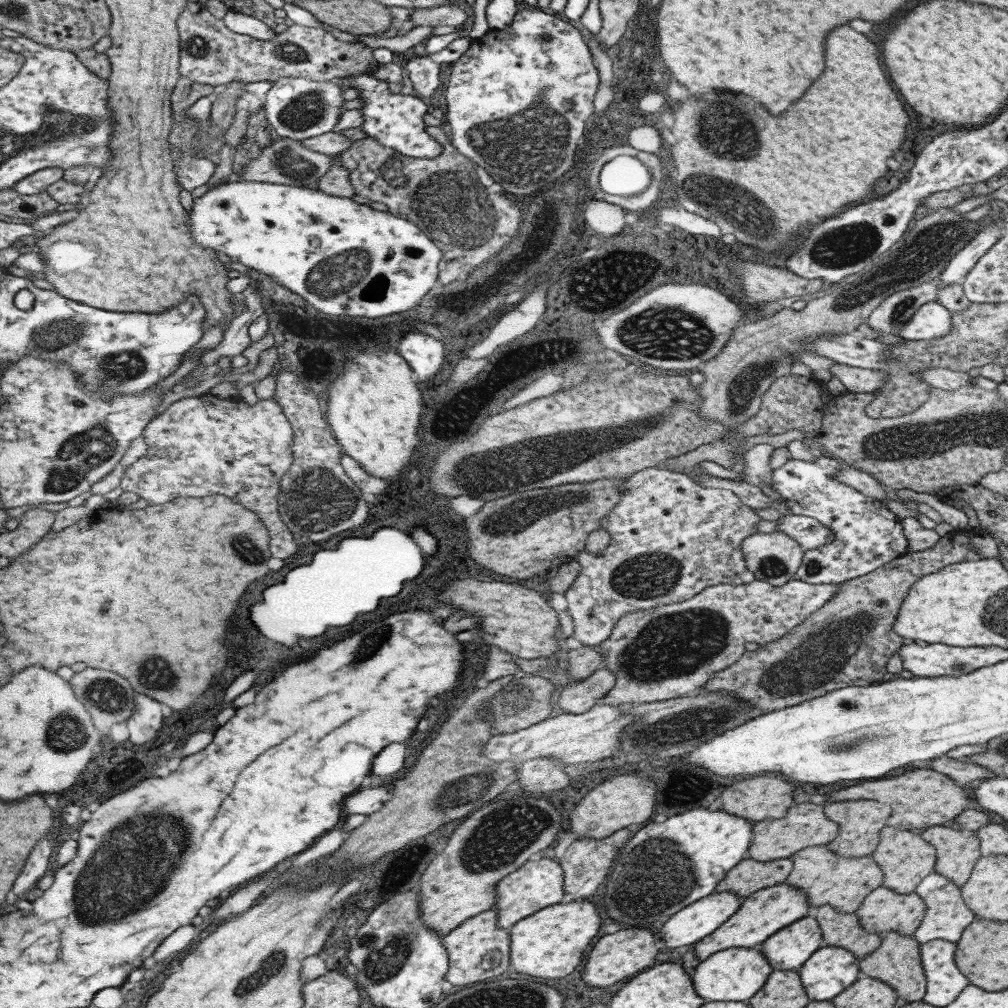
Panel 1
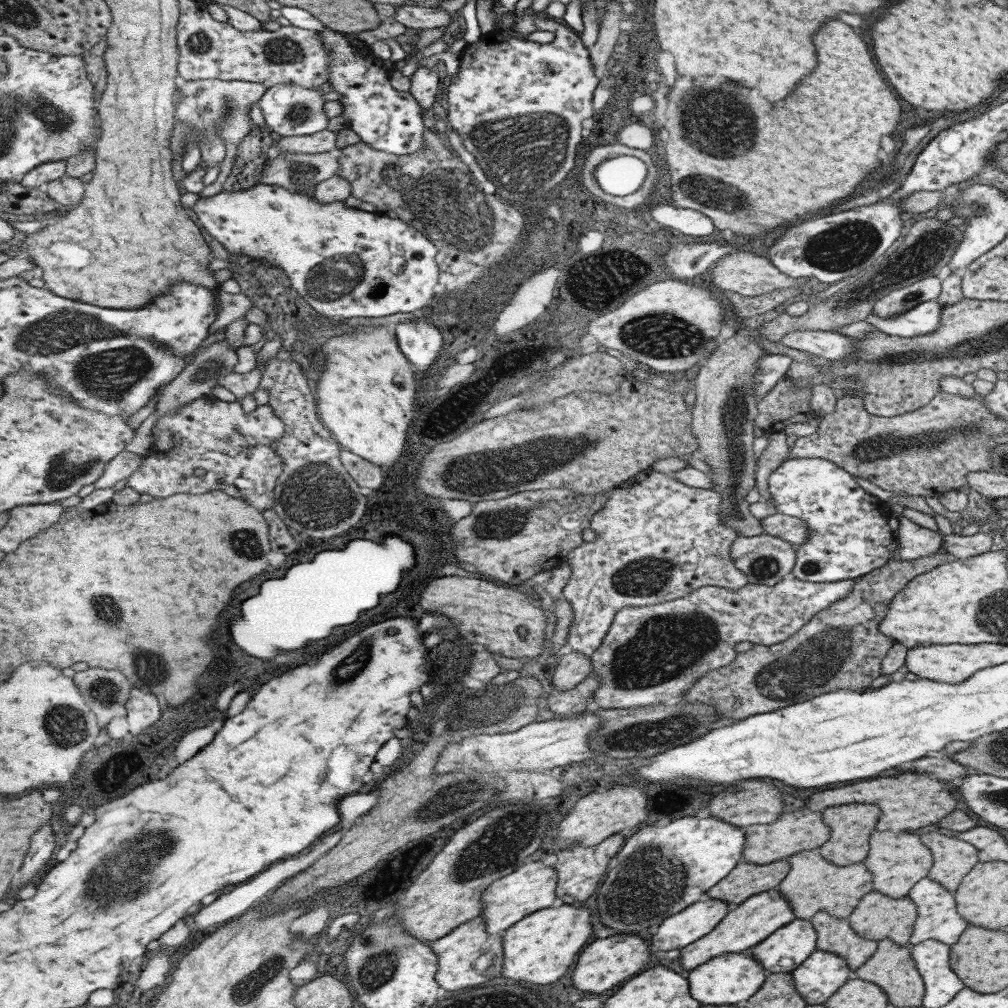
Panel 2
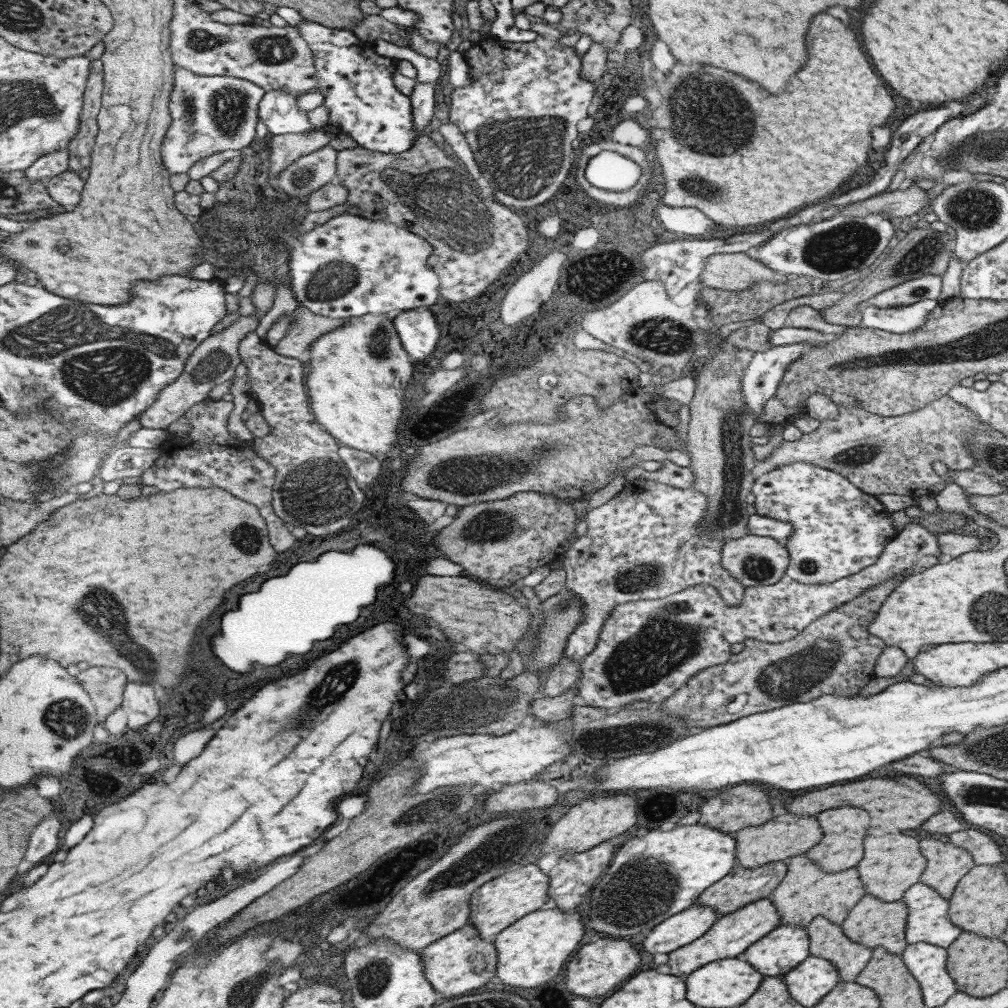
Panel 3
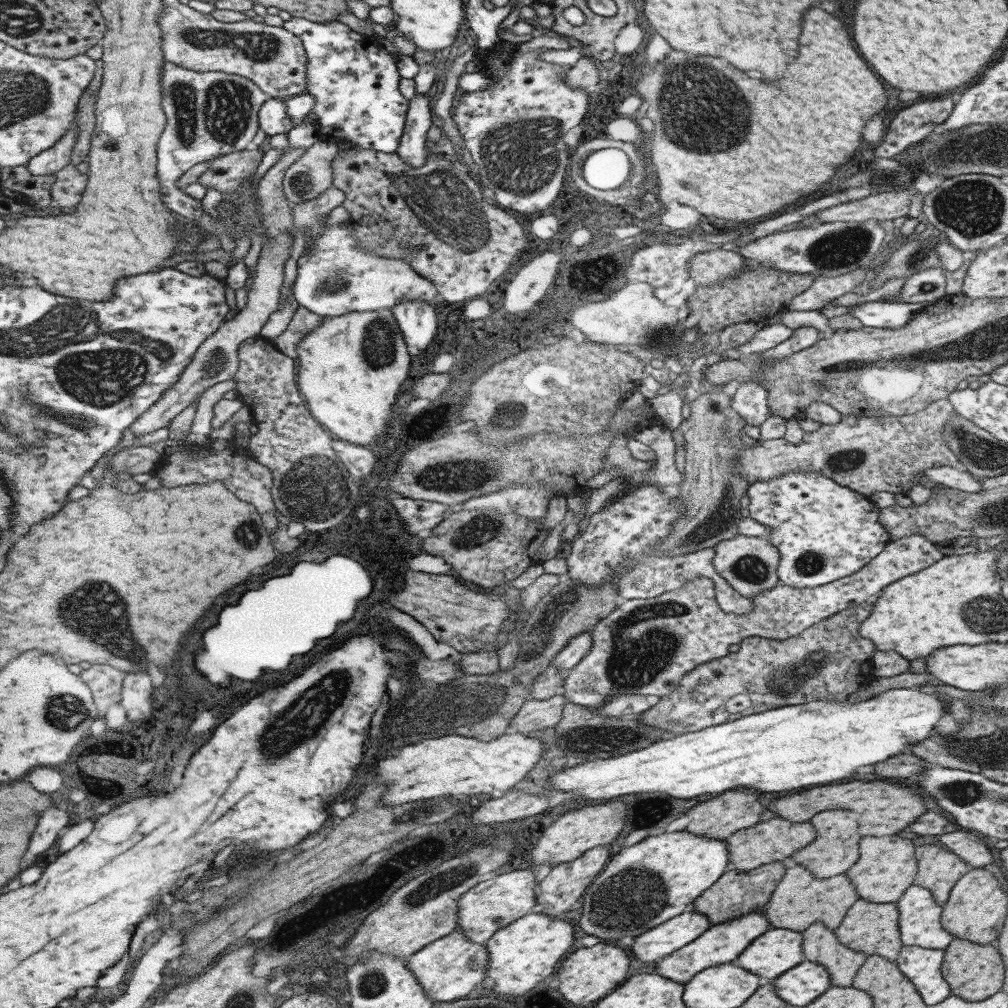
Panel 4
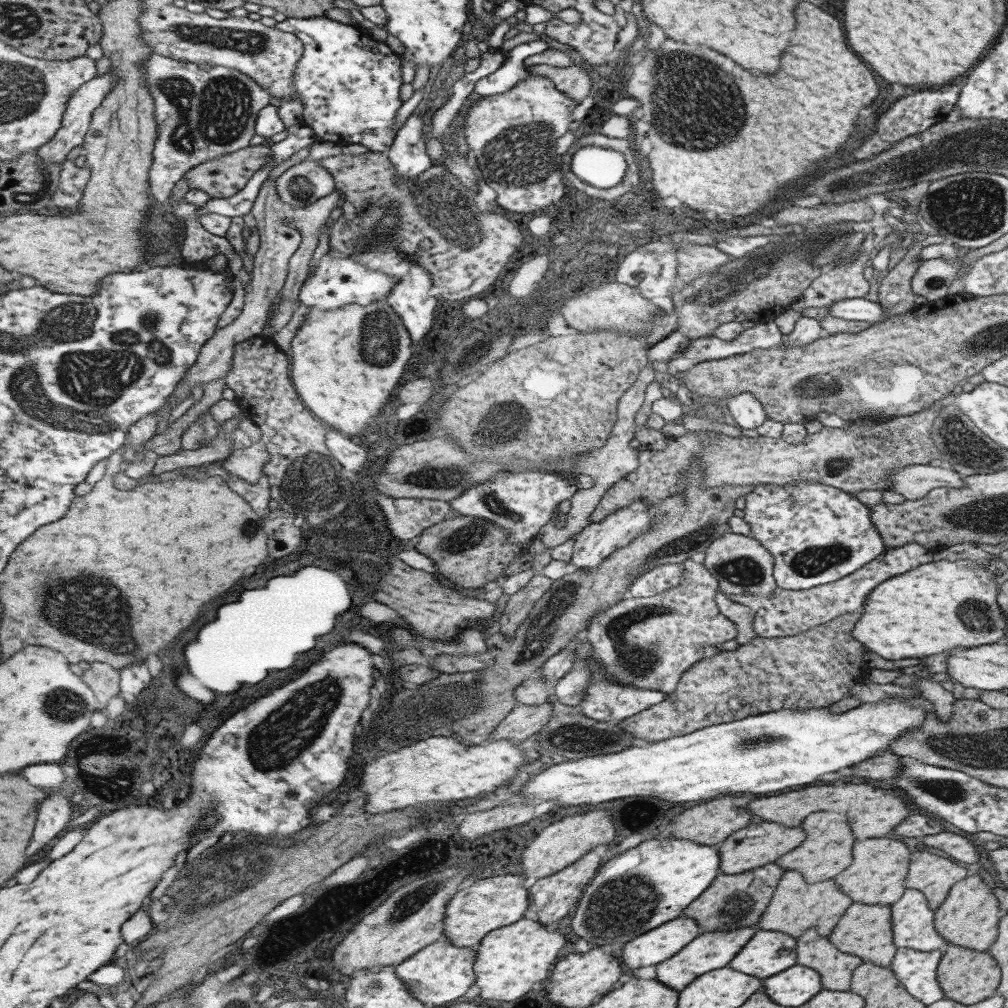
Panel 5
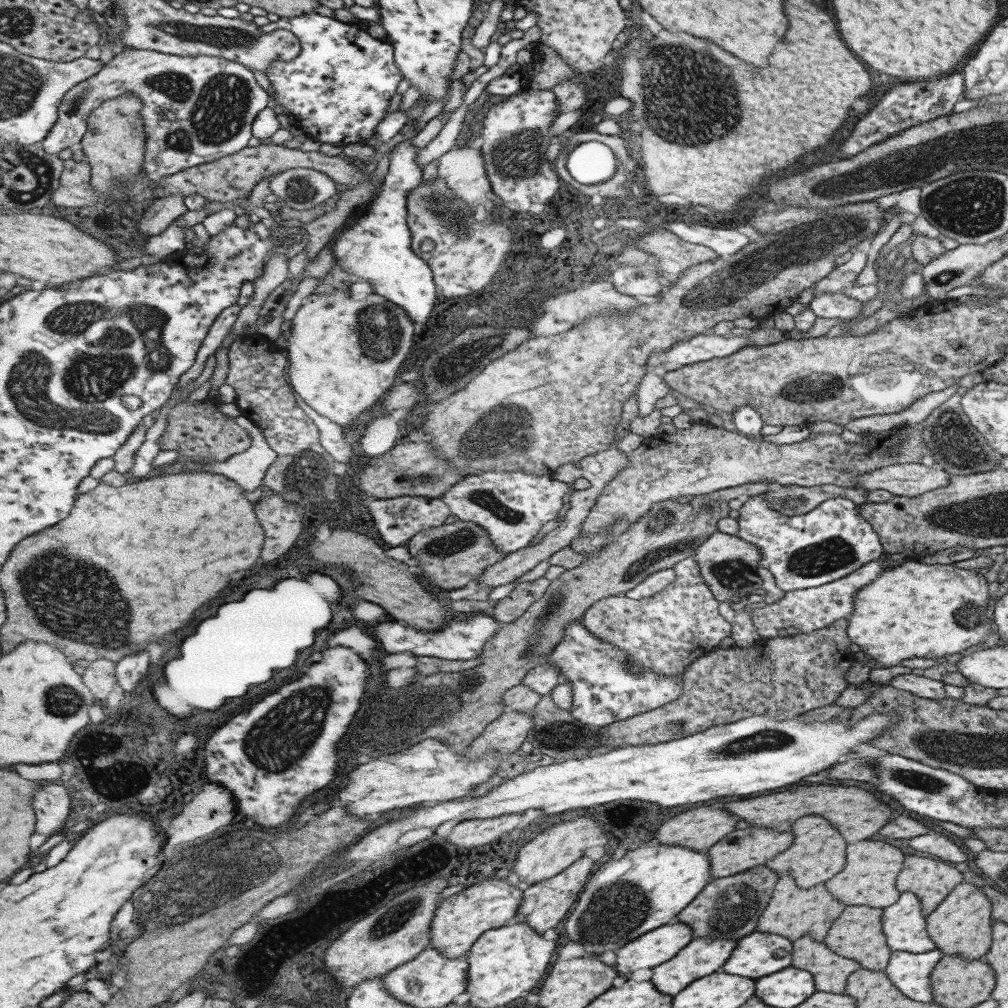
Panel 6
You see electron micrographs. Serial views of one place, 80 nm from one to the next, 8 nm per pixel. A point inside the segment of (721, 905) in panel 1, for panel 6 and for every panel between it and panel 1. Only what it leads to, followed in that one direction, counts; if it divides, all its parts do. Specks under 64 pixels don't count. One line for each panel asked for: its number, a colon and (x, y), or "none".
2: (684, 928)
3: (685, 927)
4: (666, 938)
5: (661, 943)
6: (663, 943)

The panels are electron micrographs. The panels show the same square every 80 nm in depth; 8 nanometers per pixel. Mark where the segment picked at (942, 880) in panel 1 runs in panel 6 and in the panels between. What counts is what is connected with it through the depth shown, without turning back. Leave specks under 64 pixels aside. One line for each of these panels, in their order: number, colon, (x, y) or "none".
2: (936, 920)
3: (927, 920)
4: (919, 924)
5: (911, 919)
6: (902, 923)

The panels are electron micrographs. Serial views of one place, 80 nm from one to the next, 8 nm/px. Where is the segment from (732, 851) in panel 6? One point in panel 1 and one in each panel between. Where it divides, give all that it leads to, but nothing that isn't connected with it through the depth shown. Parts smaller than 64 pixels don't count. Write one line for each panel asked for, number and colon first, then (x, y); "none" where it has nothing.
1: (771, 839)
2: (802, 829)
3: (784, 836)
4: (776, 839)
5: (754, 845)

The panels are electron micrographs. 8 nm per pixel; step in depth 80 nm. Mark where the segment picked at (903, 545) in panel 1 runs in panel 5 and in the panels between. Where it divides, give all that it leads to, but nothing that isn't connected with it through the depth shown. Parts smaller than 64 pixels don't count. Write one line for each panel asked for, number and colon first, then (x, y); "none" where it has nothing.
2: (850, 532)
3: (837, 530)
4: (822, 531)
5: (816, 533)

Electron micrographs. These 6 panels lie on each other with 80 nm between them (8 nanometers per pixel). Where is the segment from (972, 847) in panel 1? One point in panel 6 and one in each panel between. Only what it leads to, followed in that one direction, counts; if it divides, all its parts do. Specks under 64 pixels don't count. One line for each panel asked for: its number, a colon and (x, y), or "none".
2: (952, 858)
3: (945, 864)
4: (937, 870)
5: (932, 875)
6: (929, 880)

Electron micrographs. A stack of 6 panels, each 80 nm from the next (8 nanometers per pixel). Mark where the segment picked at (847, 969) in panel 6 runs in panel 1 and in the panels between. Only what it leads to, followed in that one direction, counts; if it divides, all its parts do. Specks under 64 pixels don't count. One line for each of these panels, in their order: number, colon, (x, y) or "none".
1: (837, 929)
2: (834, 935)
3: (826, 940)
4: (819, 945)
5: (834, 968)

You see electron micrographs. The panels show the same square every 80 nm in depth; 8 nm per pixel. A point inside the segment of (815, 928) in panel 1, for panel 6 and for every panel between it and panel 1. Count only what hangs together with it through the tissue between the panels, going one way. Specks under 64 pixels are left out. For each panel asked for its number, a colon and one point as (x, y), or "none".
2: (787, 947)
3: (781, 949)
4: (775, 951)
5: (766, 953)
6: (757, 954)

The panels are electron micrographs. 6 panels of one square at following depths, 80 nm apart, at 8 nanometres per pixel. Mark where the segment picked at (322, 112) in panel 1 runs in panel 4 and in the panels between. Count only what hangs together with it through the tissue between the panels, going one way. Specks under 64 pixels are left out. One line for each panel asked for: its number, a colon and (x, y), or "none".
2: (289, 110)
3: (278, 111)
4: (274, 120)

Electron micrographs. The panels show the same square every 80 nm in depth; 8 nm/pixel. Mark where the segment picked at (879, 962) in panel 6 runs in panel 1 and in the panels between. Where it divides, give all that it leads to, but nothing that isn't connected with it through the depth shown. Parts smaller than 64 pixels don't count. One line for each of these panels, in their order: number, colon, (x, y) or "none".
1: (882, 910)
2: (876, 916)
3: (871, 922)
4: (870, 928)
5: (863, 930)

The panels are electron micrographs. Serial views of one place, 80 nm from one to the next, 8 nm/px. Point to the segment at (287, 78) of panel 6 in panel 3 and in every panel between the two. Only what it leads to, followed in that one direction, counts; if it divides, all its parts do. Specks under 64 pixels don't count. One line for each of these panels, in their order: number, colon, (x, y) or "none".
3: (358, 87)
4: (354, 81)
5: (350, 83)

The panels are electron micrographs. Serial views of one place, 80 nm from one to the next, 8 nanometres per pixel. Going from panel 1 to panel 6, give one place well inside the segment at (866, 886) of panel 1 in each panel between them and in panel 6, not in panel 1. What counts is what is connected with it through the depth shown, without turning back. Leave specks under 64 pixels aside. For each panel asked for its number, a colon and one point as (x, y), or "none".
2: (812, 884)
3: (805, 891)
4: (798, 899)
5: (794, 906)
6: (791, 912)

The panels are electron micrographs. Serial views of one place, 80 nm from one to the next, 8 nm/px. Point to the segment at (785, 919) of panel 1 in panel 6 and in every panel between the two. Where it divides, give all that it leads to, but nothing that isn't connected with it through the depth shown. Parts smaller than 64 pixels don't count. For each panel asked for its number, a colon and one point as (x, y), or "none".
2: (749, 922)
3: (732, 933)
4: (720, 943)
5: (713, 950)
6: (702, 956)

